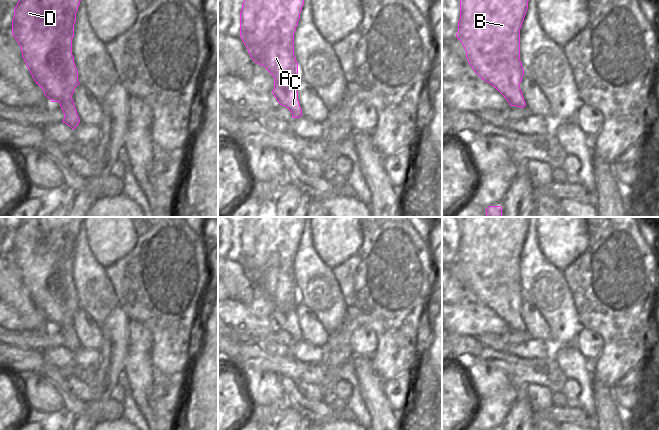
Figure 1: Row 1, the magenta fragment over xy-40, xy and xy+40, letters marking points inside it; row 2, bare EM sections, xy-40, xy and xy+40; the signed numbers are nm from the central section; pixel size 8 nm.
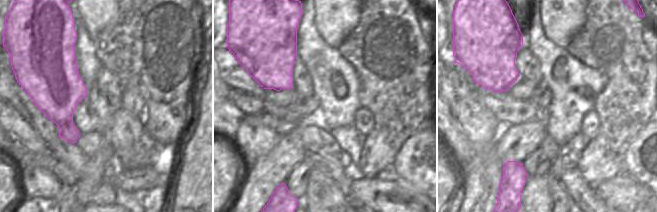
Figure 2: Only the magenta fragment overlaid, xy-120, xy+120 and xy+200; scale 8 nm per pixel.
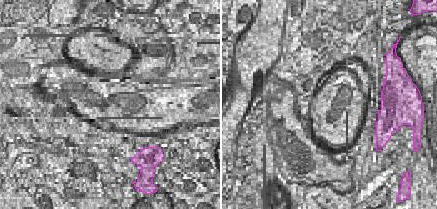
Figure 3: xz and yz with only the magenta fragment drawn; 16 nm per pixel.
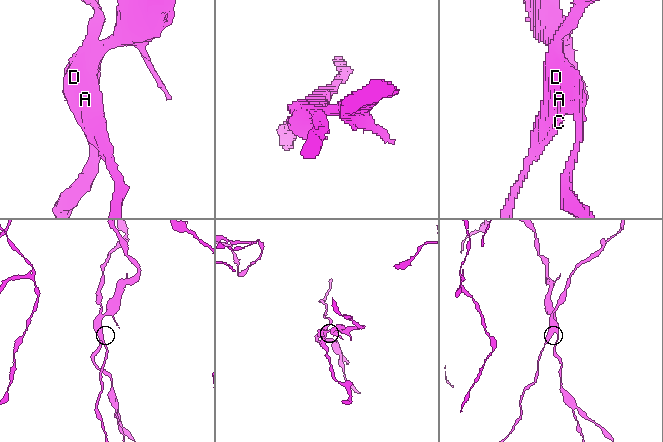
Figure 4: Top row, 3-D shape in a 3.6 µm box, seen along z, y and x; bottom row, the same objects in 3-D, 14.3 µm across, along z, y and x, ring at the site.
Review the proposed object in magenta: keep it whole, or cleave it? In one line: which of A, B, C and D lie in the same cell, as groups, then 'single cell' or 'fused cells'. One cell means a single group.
groups A C D / B; fused cells

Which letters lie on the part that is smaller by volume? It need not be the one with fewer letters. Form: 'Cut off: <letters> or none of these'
Cut off: A, C, D

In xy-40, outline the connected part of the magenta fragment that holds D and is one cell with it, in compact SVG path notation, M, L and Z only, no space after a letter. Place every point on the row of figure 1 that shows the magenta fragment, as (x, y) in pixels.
M19 0L12 19L12 35L20 45L22 57L36 84L44 91L51 102L59 102L64 113L63 123L73 130L80 123L72 95L80 84L78 71L72 55L74 24L57 26L47 30L35 30L34 25L46 17L40 0Z

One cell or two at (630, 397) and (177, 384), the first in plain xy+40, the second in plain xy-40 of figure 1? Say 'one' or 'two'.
one

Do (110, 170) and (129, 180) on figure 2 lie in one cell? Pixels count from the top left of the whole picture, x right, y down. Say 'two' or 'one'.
two

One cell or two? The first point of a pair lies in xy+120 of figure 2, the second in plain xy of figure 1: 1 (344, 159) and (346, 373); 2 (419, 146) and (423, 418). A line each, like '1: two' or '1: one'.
1: two
2: two

